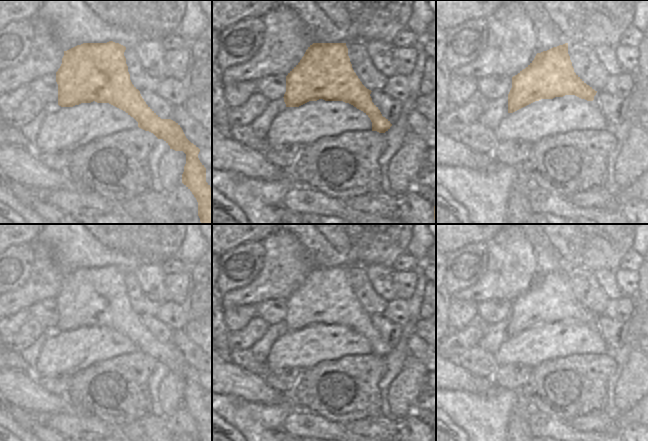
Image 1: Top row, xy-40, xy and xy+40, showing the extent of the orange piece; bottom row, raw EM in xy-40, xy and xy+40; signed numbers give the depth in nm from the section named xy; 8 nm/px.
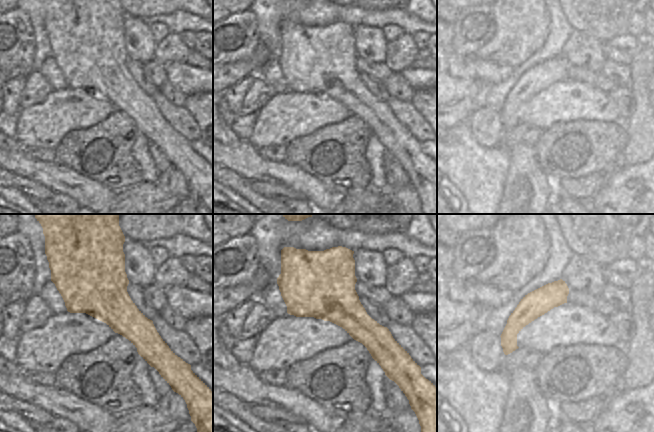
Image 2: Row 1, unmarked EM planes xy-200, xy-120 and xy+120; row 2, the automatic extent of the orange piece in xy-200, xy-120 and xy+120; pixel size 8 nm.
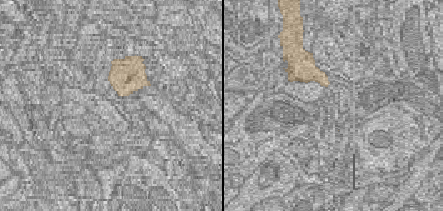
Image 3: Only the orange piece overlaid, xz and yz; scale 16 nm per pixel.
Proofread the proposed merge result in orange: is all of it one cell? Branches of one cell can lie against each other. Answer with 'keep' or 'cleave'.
keep

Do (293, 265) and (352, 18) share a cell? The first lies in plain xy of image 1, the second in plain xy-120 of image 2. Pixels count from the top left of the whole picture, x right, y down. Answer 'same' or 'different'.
different

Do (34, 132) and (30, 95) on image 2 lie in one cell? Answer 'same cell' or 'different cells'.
different cells

